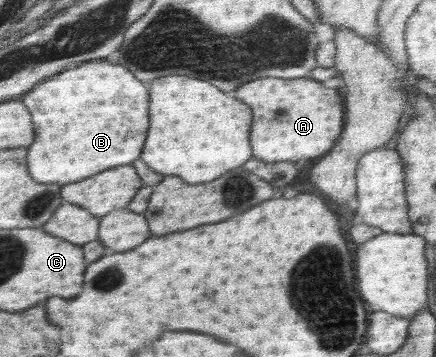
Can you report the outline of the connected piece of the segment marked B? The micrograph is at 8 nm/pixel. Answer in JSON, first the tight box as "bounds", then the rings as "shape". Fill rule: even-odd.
{"bounds":[20,60,150,185],"shape":[[[96,60],[80,64],[72,69],[66,69],[45,78],[39,84],[36,84],[29,92],[20,97],[20,101],[30,111],[33,127],[36,133],[34,141],[27,147],[27,166],[28,174],[40,183],[57,183],[60,185],[69,184],[72,182],[83,180],[84,178],[96,175],[106,169],[116,168],[120,165],[129,165],[137,161],[141,156],[144,141],[146,141],[148,129],[150,128],[150,95],[144,83],[140,83],[132,73],[128,73],[122,65],[114,65],[110,60]]]}

